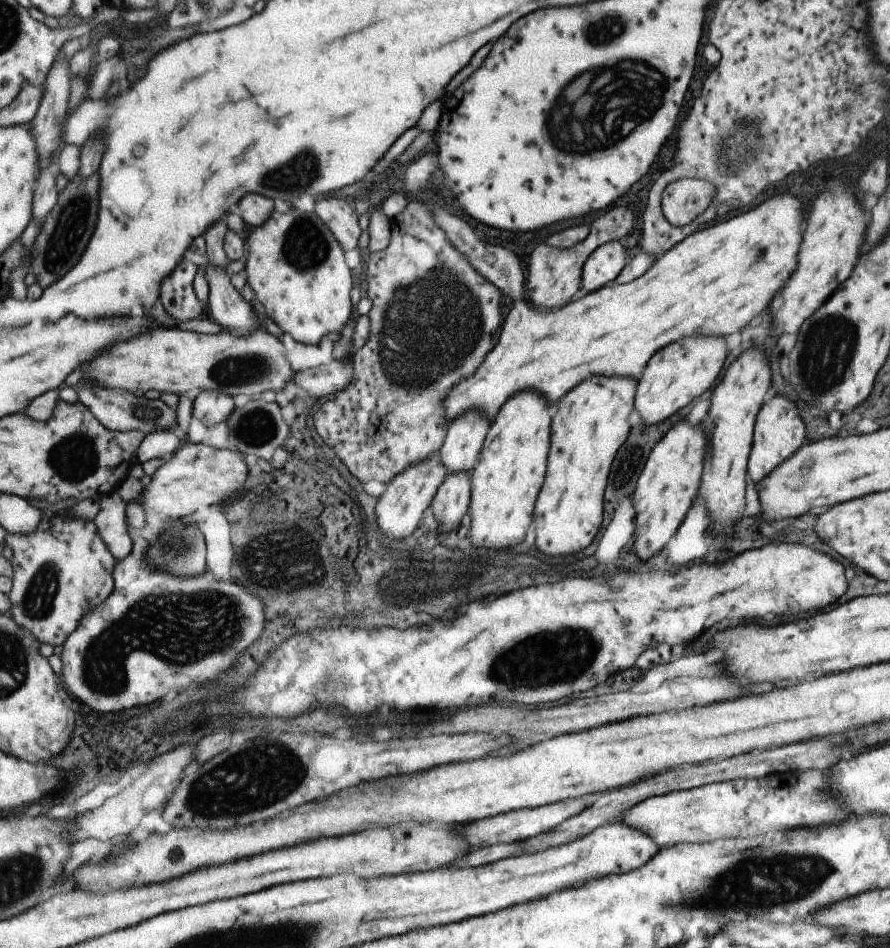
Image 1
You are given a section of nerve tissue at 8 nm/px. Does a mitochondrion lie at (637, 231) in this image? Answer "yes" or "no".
no

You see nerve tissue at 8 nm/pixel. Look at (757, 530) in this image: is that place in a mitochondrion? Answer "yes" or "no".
no

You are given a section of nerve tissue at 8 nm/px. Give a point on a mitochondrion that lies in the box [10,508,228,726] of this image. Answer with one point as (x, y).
(40, 596)

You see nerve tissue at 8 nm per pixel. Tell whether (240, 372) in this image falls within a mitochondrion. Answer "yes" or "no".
yes

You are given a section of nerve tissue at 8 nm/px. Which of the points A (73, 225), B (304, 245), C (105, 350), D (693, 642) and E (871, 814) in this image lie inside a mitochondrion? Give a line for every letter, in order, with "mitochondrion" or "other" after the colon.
A: mitochondrion
B: mitochondrion
C: other
D: other
E: other

